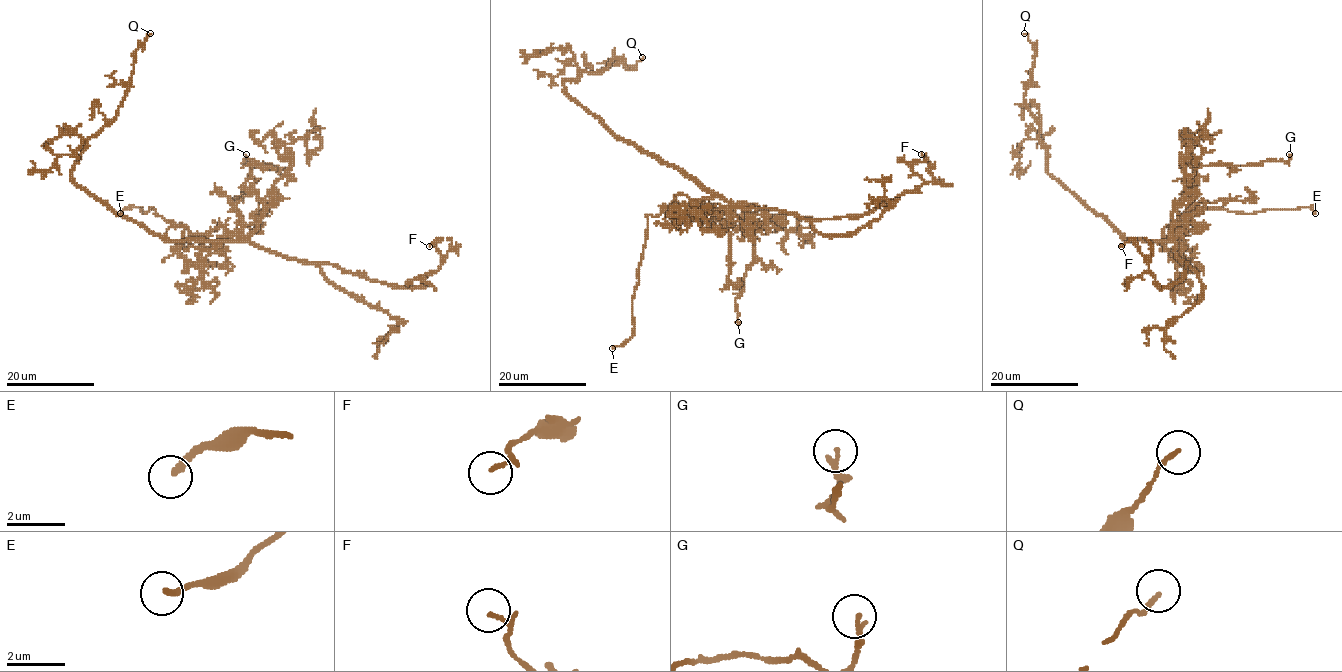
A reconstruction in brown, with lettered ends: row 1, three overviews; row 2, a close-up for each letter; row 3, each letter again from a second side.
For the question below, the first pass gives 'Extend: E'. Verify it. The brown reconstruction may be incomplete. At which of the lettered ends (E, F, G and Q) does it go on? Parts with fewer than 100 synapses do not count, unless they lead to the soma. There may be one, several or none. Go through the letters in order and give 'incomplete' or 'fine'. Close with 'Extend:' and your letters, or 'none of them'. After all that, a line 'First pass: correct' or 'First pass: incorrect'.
E: incomplete
F: fine
G: fine
Q: fine
Extend: E
First pass: correct

